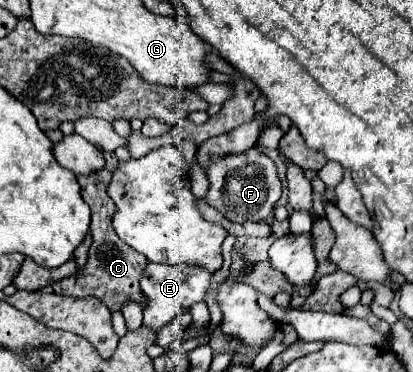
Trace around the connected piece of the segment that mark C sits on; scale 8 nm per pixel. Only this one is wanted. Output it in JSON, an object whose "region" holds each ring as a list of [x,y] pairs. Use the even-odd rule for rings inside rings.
{"region":[[[107,152],[105,158],[105,166],[89,176],[77,176],[77,182],[81,186],[81,196],[83,200],[89,204],[91,208],[91,234],[93,234],[93,244],[89,248],[89,260],[85,270],[79,276],[69,276],[63,278],[55,284],[51,284],[55,294],[61,296],[73,296],[73,298],[85,298],[85,296],[95,296],[101,302],[105,302],[109,306],[109,310],[121,310],[121,304],[125,300],[137,300],[141,306],[147,304],[141,288],[139,288],[139,274],[141,268],[147,264],[145,256],[141,256],[139,252],[133,252],[133,248],[129,248],[129,244],[125,244],[111,220],[113,220],[113,202],[109,200],[109,196],[105,196],[105,184],[109,182],[109,172],[117,166],[117,156],[113,152]]]}

